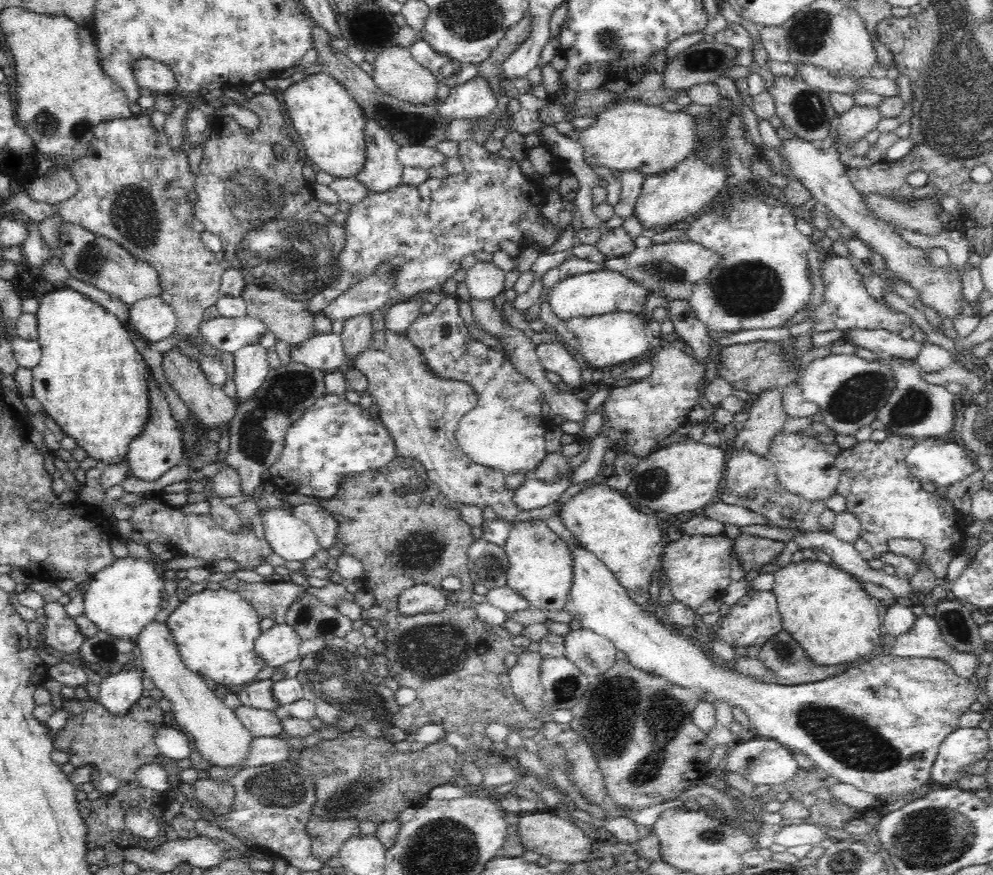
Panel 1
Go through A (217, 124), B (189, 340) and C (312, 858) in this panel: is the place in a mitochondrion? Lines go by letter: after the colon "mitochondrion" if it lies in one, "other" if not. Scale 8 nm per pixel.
A: other
B: other
C: other

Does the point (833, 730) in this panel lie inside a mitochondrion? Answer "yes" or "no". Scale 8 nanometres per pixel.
yes

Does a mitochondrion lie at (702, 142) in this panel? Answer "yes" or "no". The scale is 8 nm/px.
no

